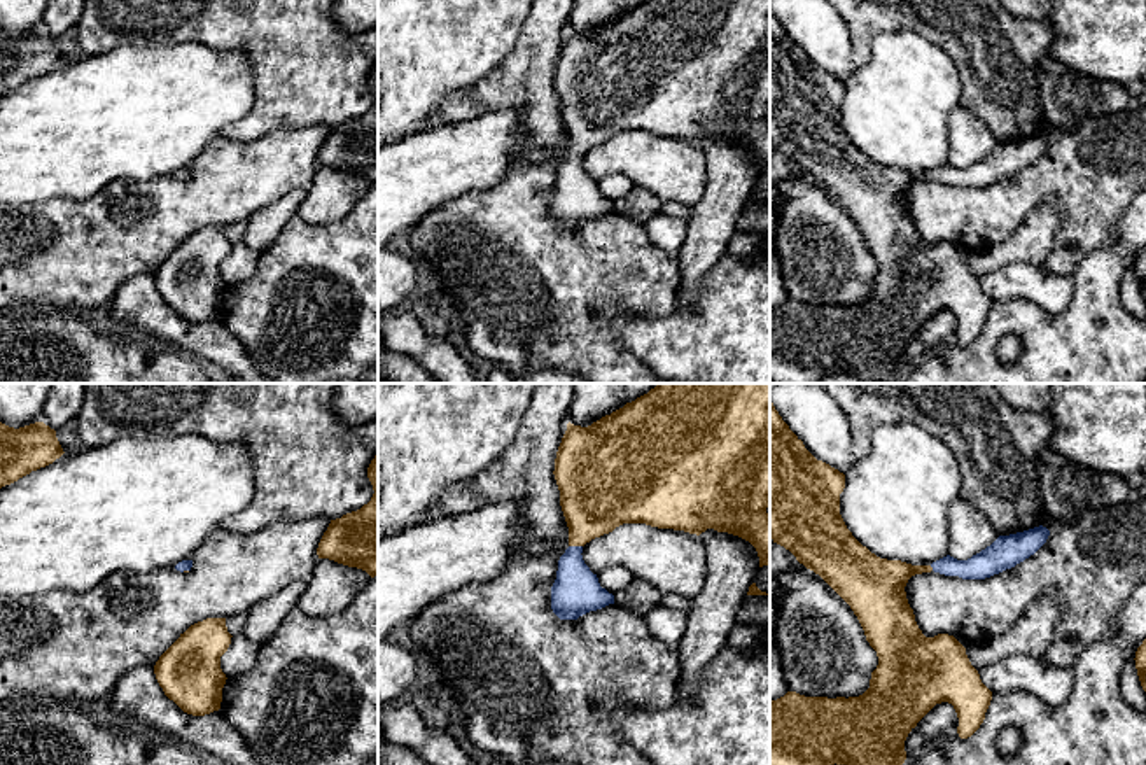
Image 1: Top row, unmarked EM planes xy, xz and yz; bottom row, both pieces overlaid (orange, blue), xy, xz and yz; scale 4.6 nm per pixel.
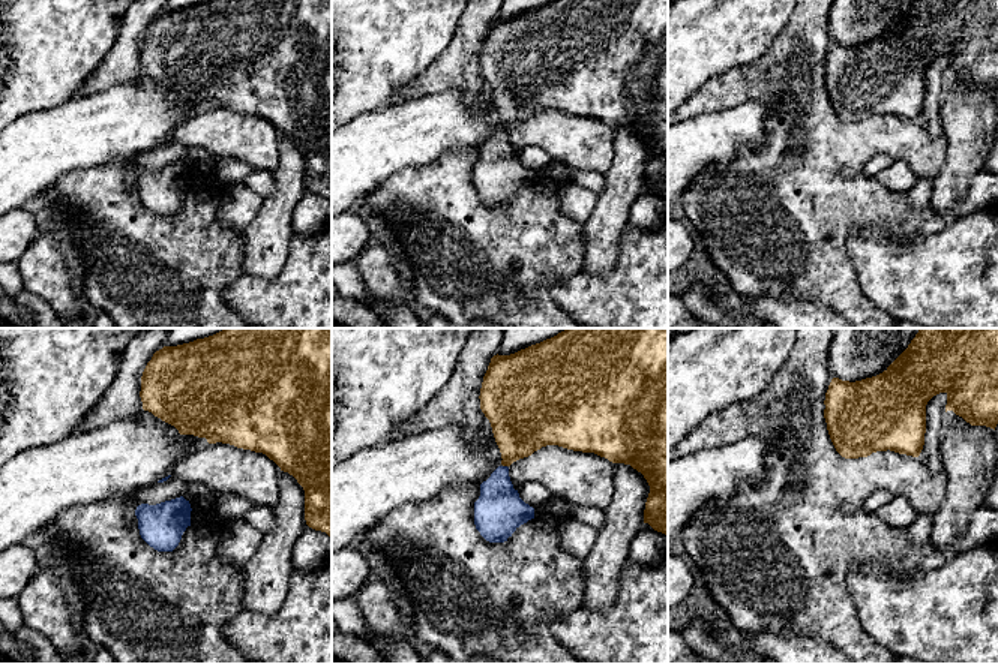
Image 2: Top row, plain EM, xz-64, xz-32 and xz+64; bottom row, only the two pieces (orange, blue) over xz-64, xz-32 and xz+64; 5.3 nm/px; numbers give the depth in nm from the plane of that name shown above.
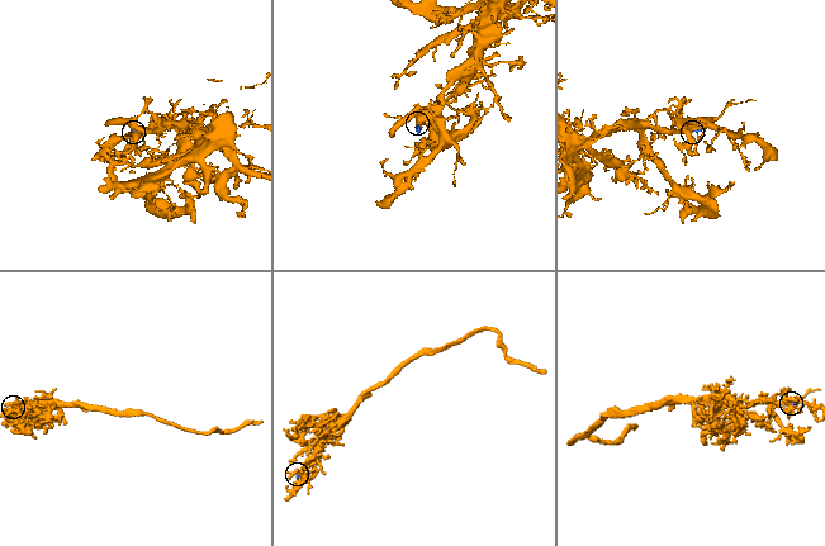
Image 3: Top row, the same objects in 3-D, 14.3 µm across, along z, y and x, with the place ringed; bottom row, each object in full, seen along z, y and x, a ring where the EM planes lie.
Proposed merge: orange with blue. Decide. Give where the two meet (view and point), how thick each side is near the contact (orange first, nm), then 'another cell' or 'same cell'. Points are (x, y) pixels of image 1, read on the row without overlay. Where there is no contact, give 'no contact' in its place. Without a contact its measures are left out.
xz (576, 153) | 340/220 nm | same cell

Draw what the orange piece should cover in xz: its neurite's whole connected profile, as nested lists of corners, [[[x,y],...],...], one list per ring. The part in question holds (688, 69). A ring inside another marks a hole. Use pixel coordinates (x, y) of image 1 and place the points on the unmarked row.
[[[647,0],[588,35],[567,32],[555,67],[560,114],[569,135],[569,156],[558,168],[551,194],[551,217],[560,228],[614,212],[614,203],[600,194],[597,182],[583,168],[583,154],[623,131],[700,144],[707,137],[749,149],[759,175],[770,175],[770,0]]]

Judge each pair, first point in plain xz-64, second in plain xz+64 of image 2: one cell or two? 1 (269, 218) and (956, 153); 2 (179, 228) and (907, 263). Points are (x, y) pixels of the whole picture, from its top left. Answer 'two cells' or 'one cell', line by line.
1: one cell
2: two cells

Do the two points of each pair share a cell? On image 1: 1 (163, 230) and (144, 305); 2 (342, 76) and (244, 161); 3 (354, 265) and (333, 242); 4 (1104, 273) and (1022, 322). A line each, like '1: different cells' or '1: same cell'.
1: different cells
2: different cells
3: same cell
4: same cell

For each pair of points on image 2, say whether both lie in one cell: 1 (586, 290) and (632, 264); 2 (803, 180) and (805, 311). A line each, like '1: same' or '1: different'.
1: same
2: different

